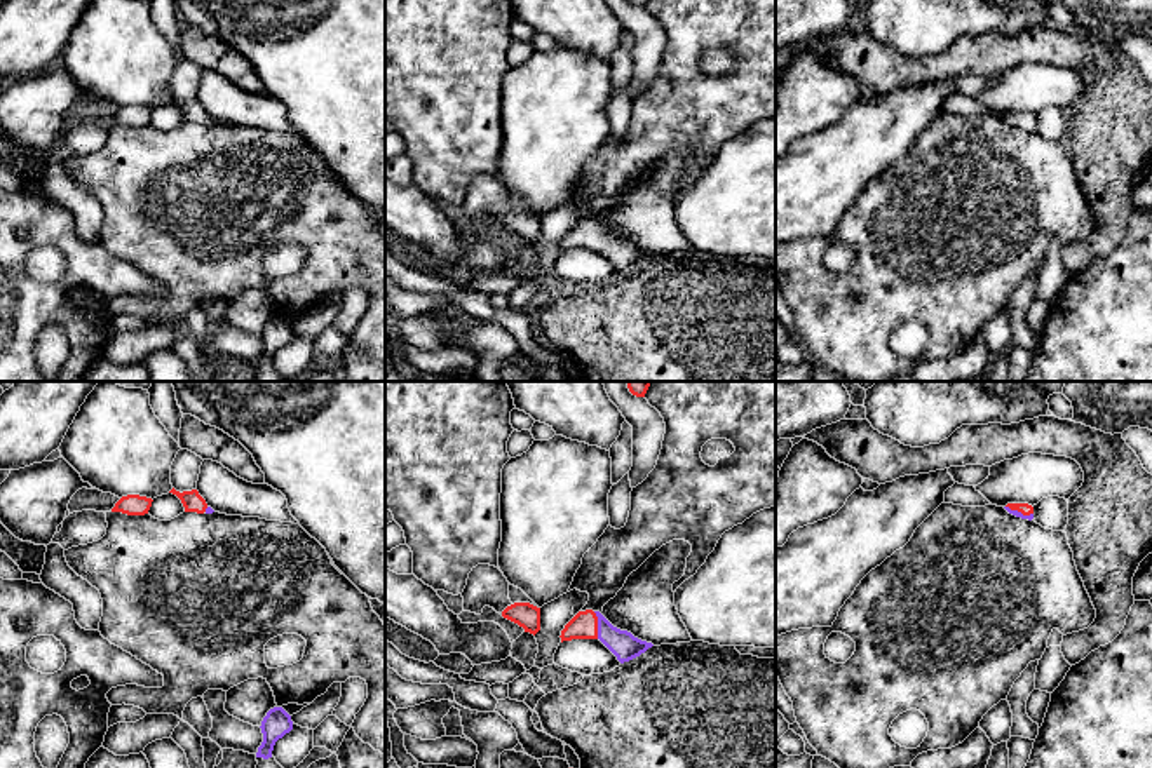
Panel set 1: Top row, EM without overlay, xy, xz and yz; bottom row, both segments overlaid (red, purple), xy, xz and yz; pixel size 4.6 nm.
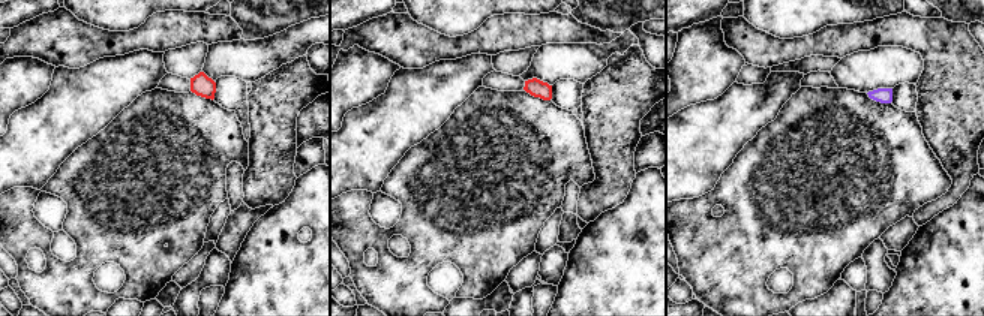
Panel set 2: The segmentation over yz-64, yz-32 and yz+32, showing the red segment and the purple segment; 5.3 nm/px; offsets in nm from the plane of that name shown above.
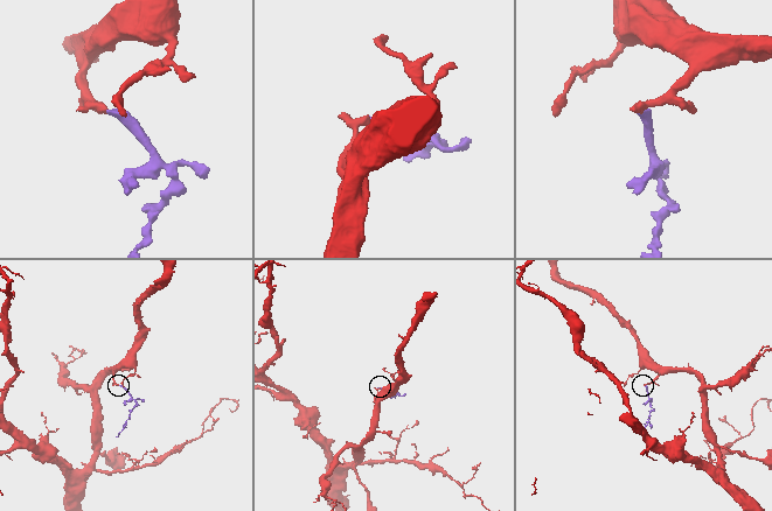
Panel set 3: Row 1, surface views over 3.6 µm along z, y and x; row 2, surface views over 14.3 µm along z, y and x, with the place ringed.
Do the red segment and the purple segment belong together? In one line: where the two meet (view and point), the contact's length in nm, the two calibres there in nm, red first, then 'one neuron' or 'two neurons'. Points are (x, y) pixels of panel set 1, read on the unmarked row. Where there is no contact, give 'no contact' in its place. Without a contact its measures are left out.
meets red in xz at (596, 235); contact 130 nm long; 130 nm thick on the red side, 120 nm on the other; one neuron

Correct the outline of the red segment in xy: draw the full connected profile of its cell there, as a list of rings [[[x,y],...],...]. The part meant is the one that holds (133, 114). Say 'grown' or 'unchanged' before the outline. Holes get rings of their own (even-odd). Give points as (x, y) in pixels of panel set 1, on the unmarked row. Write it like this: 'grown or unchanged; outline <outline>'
unchanged; outline [[[127,104],[122,106],[115,117],[112,118],[112,122],[122,122],[127,125],[145,125],[148,124],[150,117],[152,117],[152,108],[146,106],[139,106],[139,104]]]

